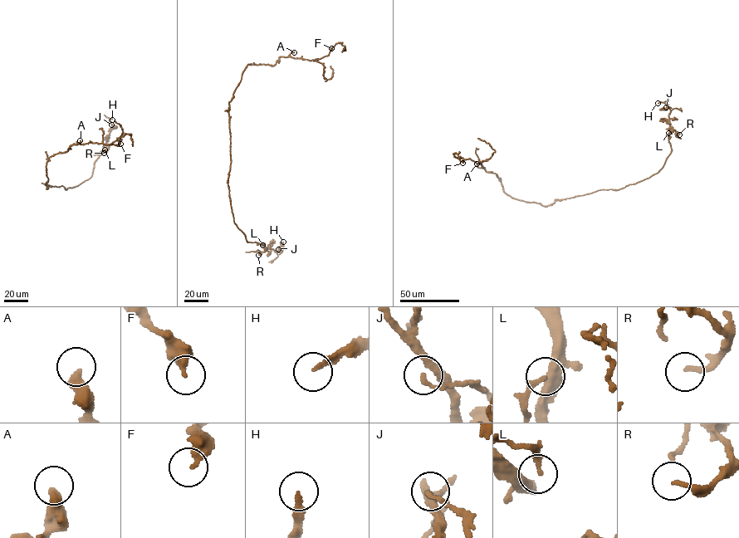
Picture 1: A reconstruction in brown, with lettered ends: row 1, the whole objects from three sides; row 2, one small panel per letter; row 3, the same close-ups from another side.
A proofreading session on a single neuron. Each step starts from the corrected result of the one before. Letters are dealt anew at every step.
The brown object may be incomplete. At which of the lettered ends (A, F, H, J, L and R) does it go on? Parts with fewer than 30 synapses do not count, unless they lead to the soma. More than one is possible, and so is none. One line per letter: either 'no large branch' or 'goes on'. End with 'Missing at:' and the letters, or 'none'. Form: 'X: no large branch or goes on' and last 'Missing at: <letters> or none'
A: no large branch
F: no large branch
H: goes on
J: no large branch
L: no large branch
R: no large branch
Missing at: H

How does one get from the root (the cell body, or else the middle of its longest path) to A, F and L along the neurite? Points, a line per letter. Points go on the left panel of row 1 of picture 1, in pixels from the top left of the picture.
A: (49, 185), (46, 188), (48, 158), (67, 151), (80, 140)
F: (49, 185), (46, 188), (46, 170), (51, 156), (64, 153), (73, 144), (109, 144), (117, 139), (120, 144)
L: (49, 185), (62, 186), (66, 190), (77, 186), (91, 177), (95, 162), (105, 149)

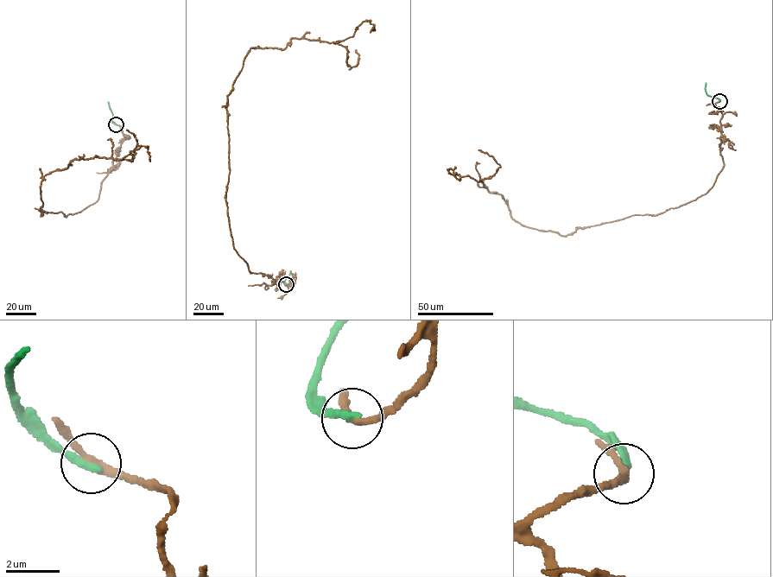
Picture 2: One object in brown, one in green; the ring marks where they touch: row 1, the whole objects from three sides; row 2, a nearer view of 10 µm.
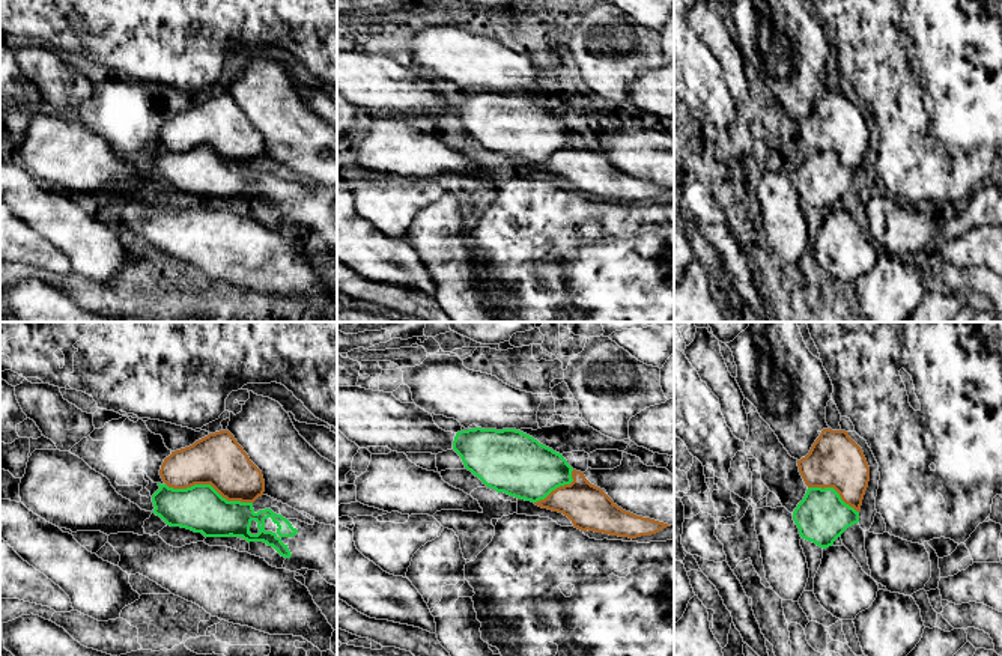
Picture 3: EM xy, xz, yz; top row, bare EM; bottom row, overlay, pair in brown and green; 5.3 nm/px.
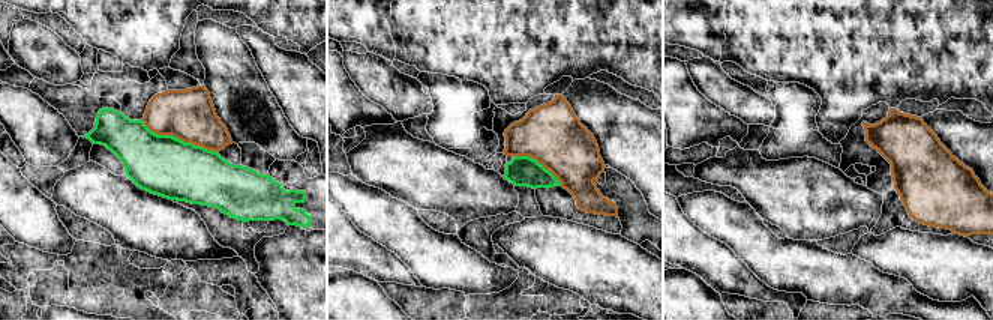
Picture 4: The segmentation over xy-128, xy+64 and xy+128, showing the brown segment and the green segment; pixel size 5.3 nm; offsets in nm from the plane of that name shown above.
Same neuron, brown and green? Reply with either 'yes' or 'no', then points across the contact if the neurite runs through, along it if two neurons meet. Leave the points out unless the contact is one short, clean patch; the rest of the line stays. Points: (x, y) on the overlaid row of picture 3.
no

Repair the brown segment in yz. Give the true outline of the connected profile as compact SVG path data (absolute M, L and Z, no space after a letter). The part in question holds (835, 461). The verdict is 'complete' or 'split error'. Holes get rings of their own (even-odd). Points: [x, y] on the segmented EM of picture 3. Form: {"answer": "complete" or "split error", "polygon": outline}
{"answer": "complete", "polygon": "M823 429L797 466L808 487L833 487L846 504L861 512L870 466L849 432Z"}

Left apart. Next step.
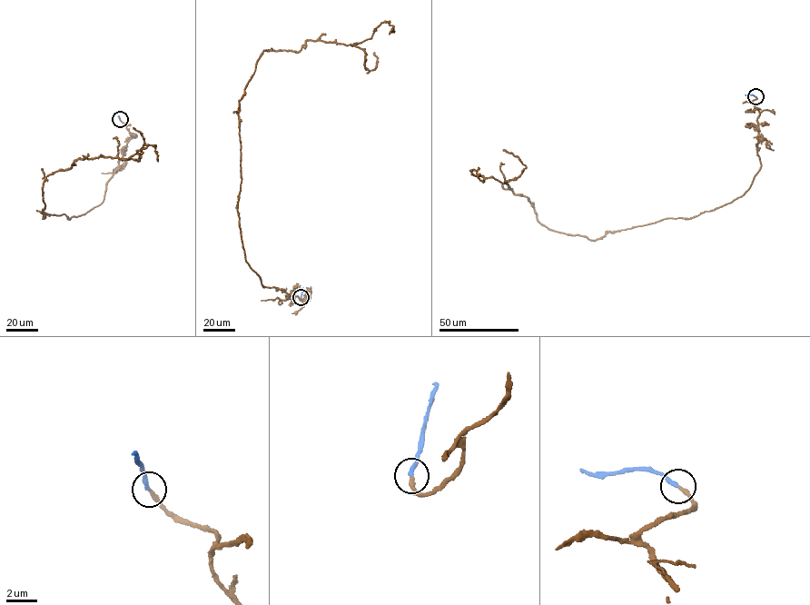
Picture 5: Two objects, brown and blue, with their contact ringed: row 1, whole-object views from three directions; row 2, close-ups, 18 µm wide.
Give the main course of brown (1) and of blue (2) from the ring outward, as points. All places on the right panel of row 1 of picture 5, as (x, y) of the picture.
1: (755, 96), (761, 168), (743, 195), (594, 240), (538, 220), (504, 183), (526, 167), (503, 149)
2: (755, 96), (745, 94)

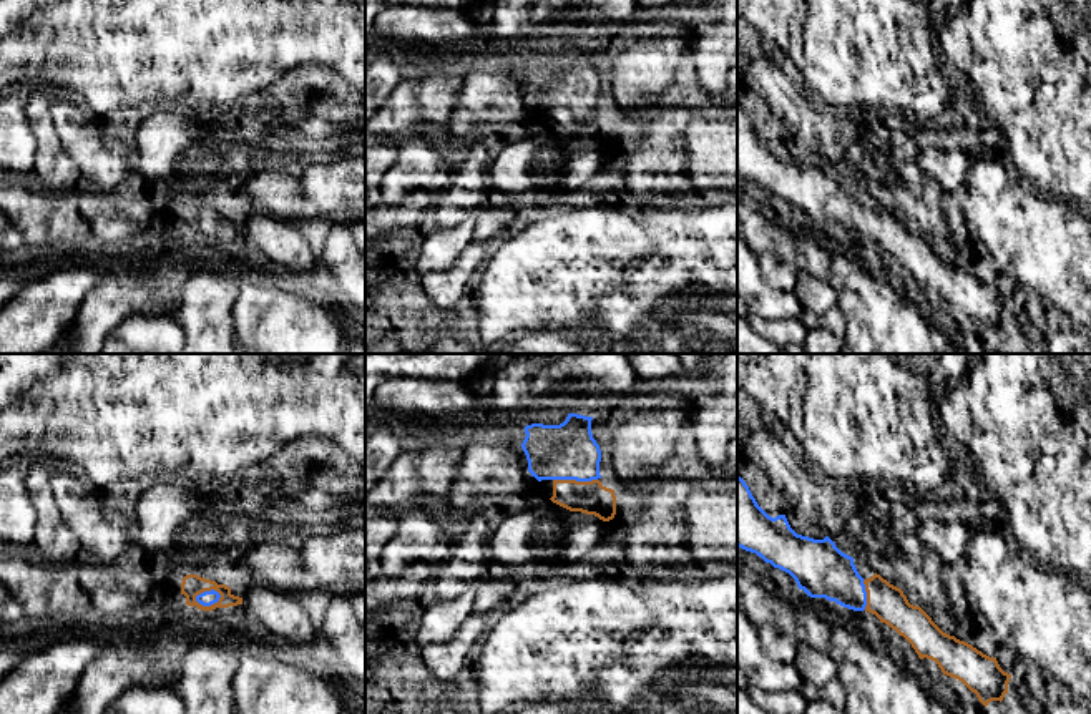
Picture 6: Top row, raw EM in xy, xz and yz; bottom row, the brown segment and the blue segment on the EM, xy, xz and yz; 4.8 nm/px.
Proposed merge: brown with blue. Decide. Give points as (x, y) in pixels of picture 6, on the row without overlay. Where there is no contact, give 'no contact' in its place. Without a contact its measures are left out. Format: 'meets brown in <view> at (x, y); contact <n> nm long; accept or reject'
meets brown in xy at (206, 218); contact 140 nm long; accept

